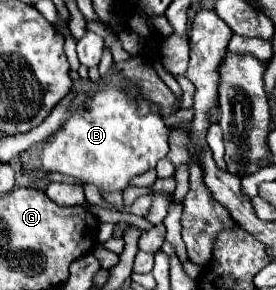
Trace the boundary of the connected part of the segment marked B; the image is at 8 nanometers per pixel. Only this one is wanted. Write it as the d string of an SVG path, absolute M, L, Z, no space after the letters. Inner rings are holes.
M105 88L93 96L87 110L77 110L67 120L67 124L55 134L53 142L45 144L39 160L47 172L71 174L79 180L79 184L95 184L99 190L123 192L133 176L139 176L139 174L155 168L157 160L167 156L167 152L169 152L167 134L169 134L169 128L163 124L161 116L157 116L157 114L139 116L137 114L137 98L121 92L119 88Z

